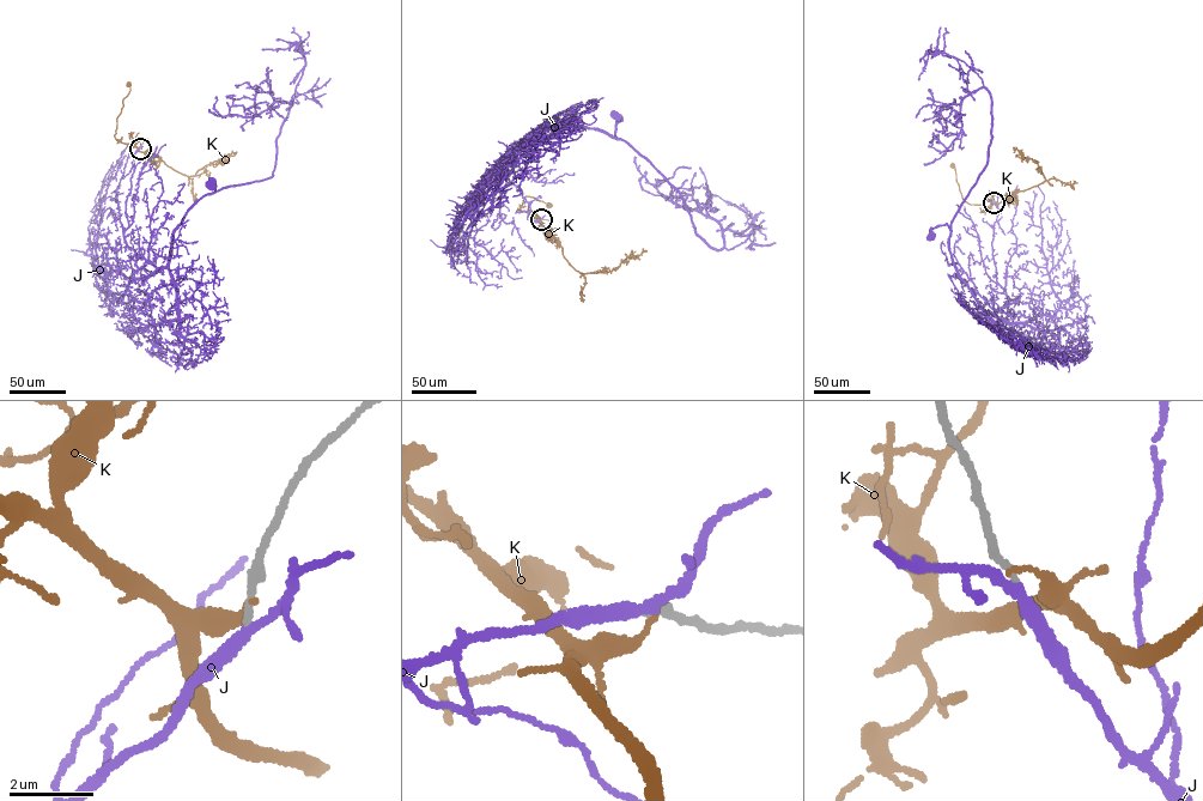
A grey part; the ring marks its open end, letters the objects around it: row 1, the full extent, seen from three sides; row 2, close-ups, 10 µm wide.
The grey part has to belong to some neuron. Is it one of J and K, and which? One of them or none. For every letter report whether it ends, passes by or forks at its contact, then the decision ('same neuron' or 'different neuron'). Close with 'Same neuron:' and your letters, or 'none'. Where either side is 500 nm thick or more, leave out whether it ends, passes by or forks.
J: it passes by; same neuron
K: it ends there; different neuron
Same neuron: J

